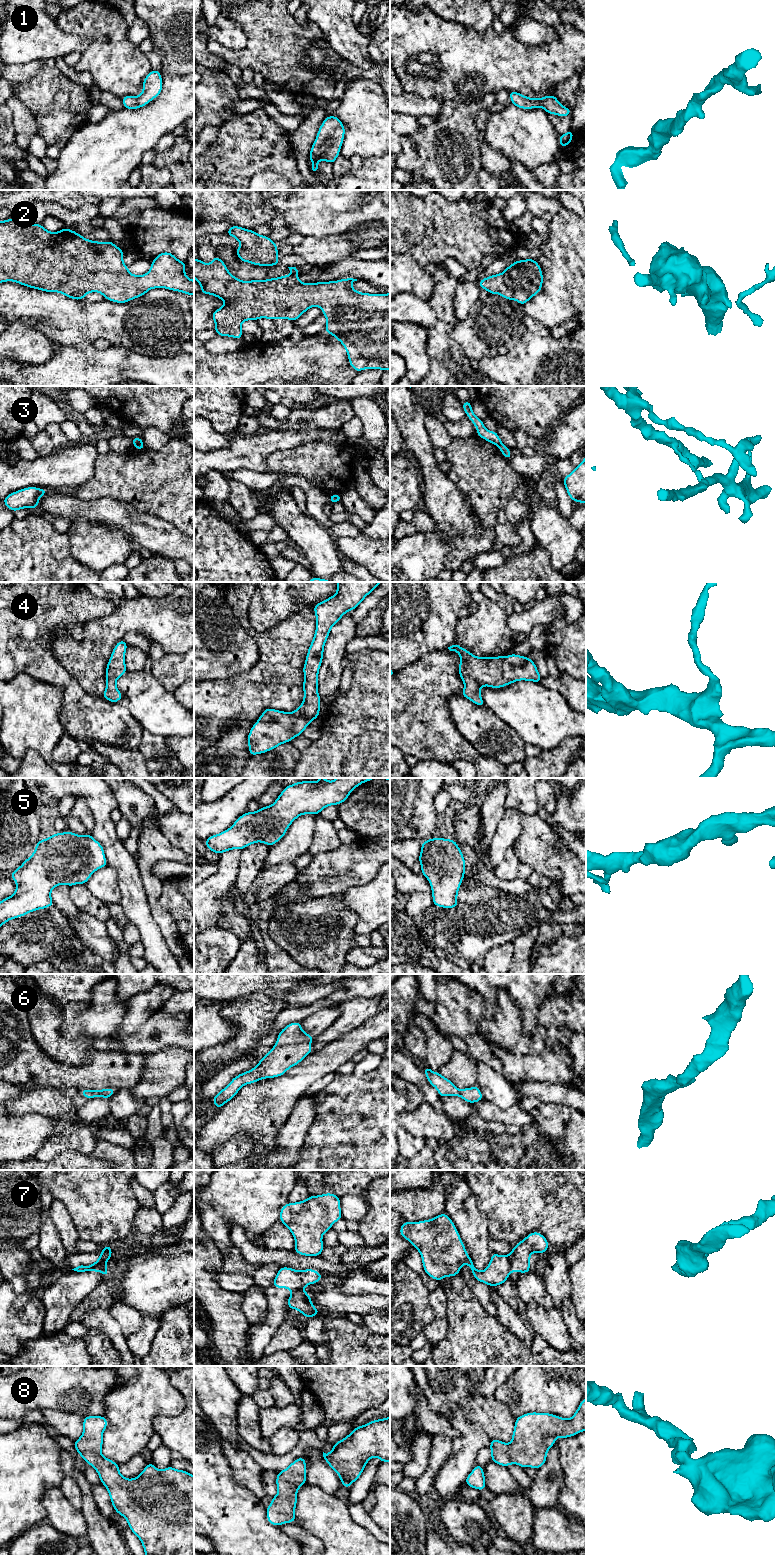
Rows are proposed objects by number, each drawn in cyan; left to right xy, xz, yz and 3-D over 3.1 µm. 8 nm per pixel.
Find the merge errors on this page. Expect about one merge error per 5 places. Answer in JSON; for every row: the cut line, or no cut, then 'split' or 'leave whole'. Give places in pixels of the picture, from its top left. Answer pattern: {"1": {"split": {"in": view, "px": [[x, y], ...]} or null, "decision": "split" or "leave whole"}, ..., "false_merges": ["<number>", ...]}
{"1": {"split": null, "decision": "leave whole"}, "2": {"split": null, "decision": "leave whole"}, "3": {"split": {"in": "yz", "px": [[501, 443], [498, 446]]}, "decision": "split"}, "4": {"split": null, "decision": "leave whole"}, "5": {"split": null, "decision": "leave whole"}, "6": {"split": null, "decision": "leave whole"}, "7": {"split": {"in": "yz", "px": [[508, 1255], [510, 1271]]}, "decision": "split"}, "8": {"split": null, "decision": "leave whole"}, "false_merges": ["3", "7"]}

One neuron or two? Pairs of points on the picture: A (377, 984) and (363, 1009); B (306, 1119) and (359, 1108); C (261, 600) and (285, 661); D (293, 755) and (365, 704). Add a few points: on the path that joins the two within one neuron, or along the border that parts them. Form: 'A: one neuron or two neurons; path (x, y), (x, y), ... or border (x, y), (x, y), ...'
A: two neurons; border (379, 996), (351, 997), (347, 1000)
B: two neurons; border (315, 1095), (314, 1121), (304, 1138)
C: two neurons; border (292, 614), (260, 632), (256, 632), (249, 623)
D: two neurons; border (301, 751), (300, 758), (294, 767)

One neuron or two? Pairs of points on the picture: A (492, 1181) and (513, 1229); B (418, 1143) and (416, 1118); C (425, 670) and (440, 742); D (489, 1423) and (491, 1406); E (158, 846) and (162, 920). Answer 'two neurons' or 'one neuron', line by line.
A: one neuron
B: two neurons
C: one neuron
D: one neuron
E: one neuron

